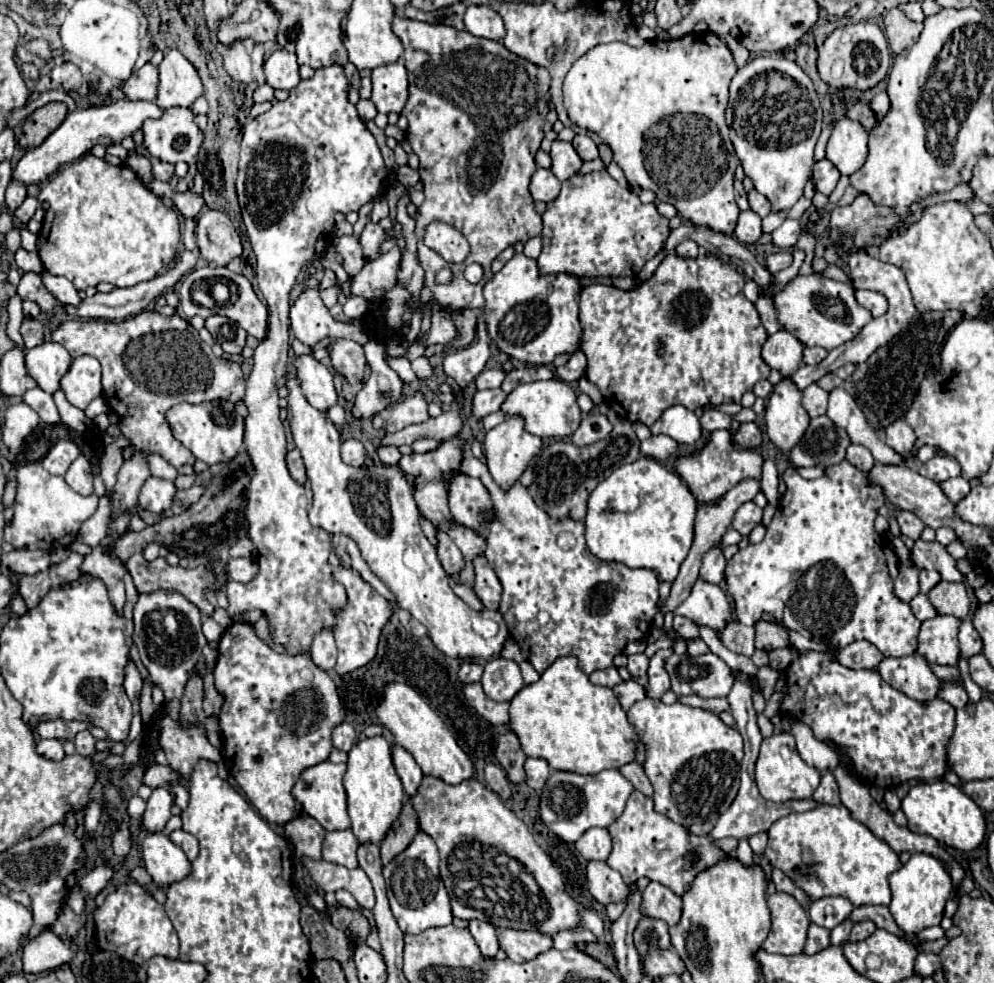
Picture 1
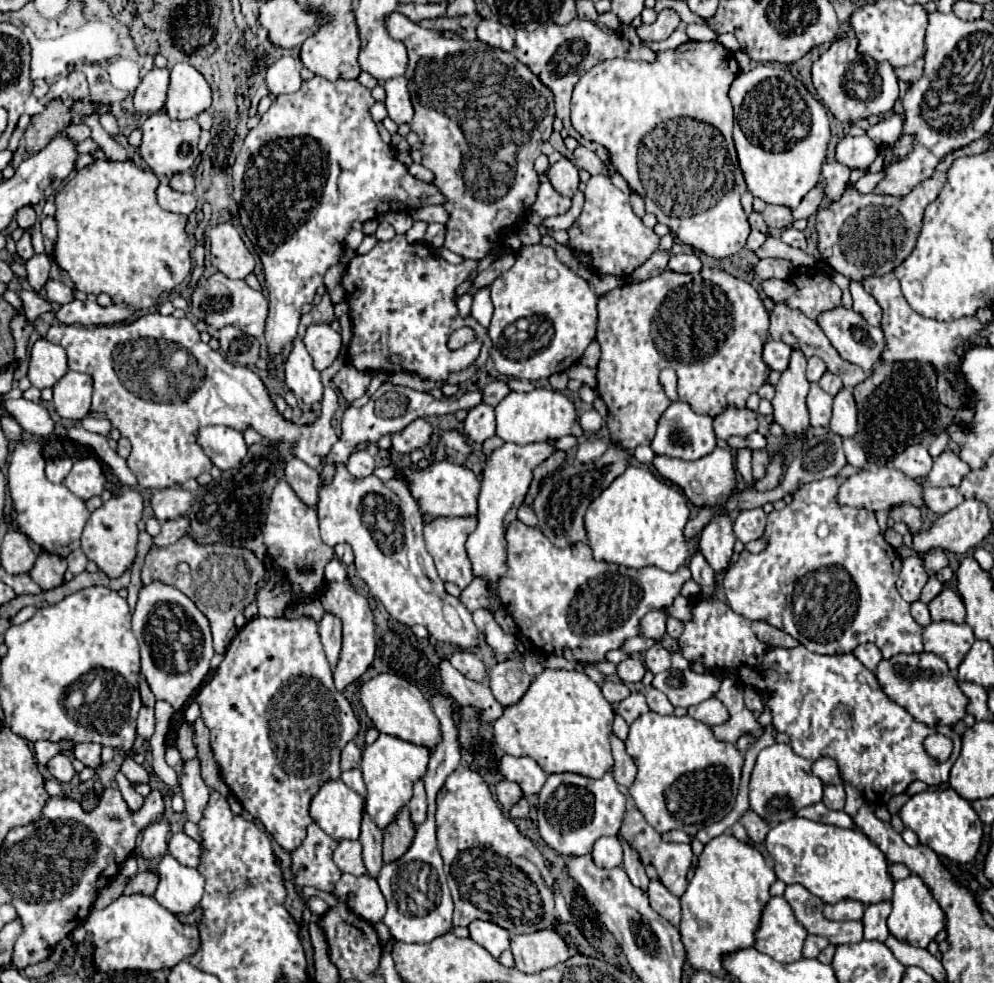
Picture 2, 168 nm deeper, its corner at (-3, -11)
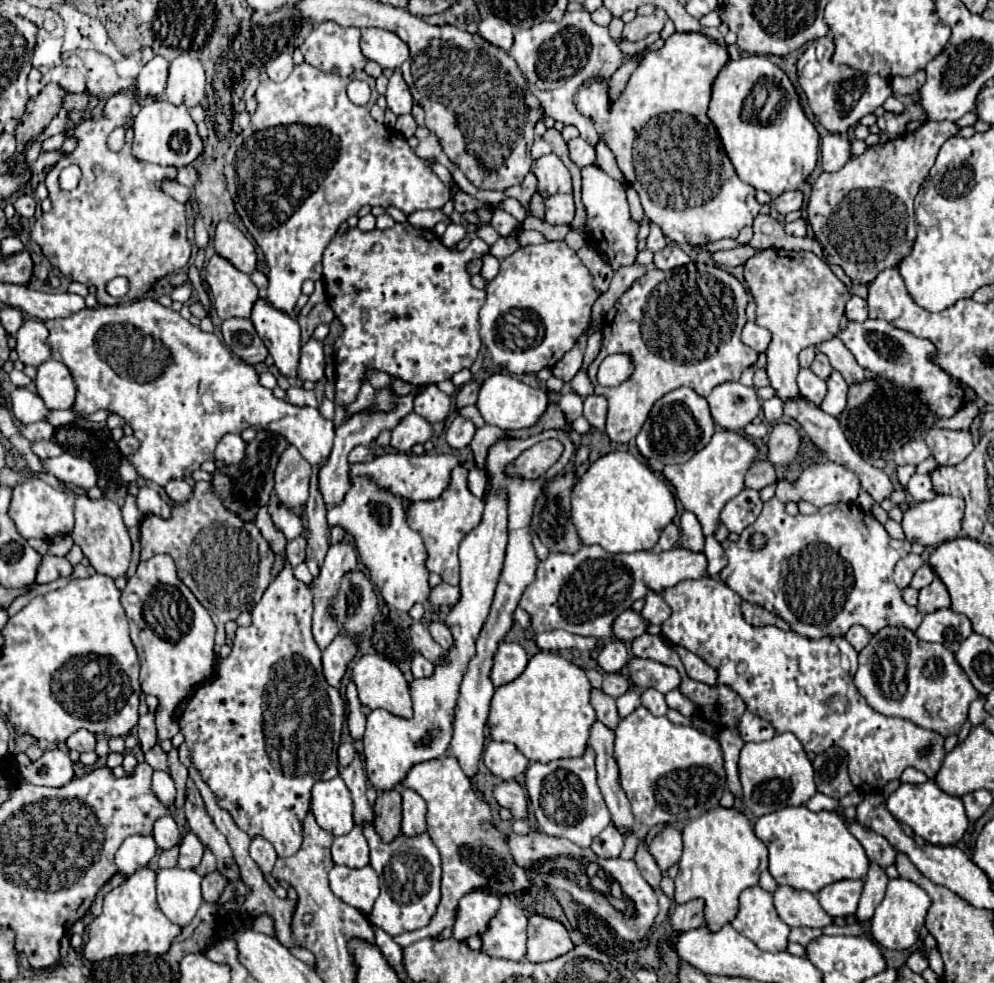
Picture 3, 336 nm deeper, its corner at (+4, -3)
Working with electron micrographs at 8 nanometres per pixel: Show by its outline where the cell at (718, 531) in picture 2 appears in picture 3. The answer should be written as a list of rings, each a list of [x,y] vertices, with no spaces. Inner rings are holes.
[[[717,430],[711,442],[701,452],[697,452],[689,462],[665,466],[663,476],[675,486],[677,498],[681,500],[685,510],[691,510],[693,514],[697,514],[705,536],[715,534],[723,504],[729,498],[735,498],[745,488],[743,484],[745,474],[757,460],[757,454],[759,454],[759,448],[747,436],[731,430]]]

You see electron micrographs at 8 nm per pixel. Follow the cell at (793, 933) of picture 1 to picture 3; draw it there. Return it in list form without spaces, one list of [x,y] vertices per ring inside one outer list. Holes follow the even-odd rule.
[[[759,886],[741,892],[739,910],[731,926],[765,952],[783,952],[787,948],[789,926],[777,916],[773,896]]]

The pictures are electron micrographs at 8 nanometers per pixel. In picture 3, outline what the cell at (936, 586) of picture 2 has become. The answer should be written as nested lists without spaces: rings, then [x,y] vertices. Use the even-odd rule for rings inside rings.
[[[925,562],[925,564],[915,572],[915,576],[913,576],[913,580],[911,580],[911,588],[921,590],[921,588],[929,586],[929,584],[933,582],[933,578],[935,578],[935,572],[933,572],[931,566]]]

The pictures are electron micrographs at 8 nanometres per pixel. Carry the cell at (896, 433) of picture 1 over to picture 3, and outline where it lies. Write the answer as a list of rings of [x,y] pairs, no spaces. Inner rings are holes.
[[[911,440],[901,450],[895,452],[893,460],[895,460],[897,466],[903,466],[903,464],[913,464],[915,466],[929,456],[931,456],[931,450],[927,448],[927,444],[923,440]]]

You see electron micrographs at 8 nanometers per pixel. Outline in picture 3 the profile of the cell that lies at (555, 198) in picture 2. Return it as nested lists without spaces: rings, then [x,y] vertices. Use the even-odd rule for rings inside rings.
[[[555,194],[545,200],[545,222],[547,224],[571,224],[575,216],[575,204],[571,194]]]

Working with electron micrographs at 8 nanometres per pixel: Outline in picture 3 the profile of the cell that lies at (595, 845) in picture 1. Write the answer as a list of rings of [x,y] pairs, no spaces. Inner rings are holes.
[[[609,824],[591,844],[591,850],[599,856],[599,858],[617,858],[619,852],[623,850],[623,836],[619,834],[619,830]]]

